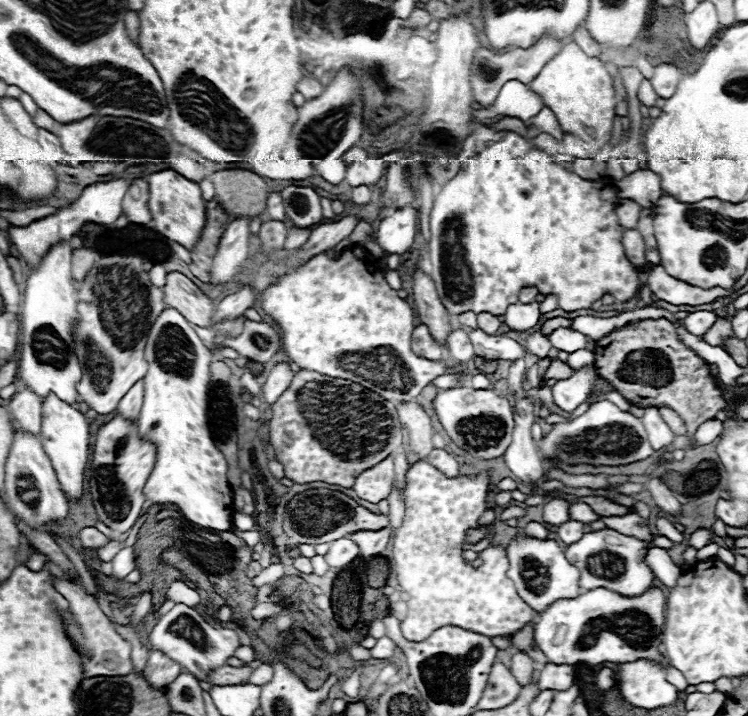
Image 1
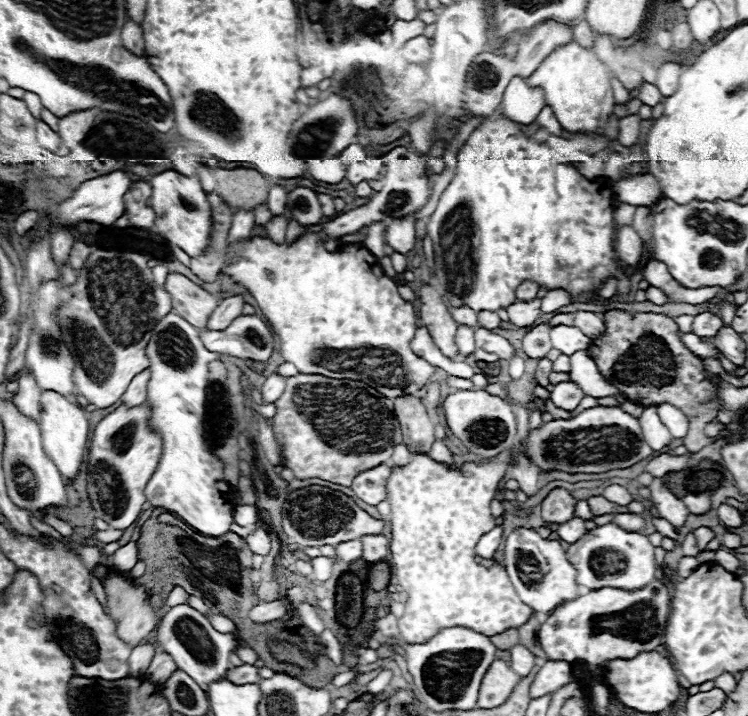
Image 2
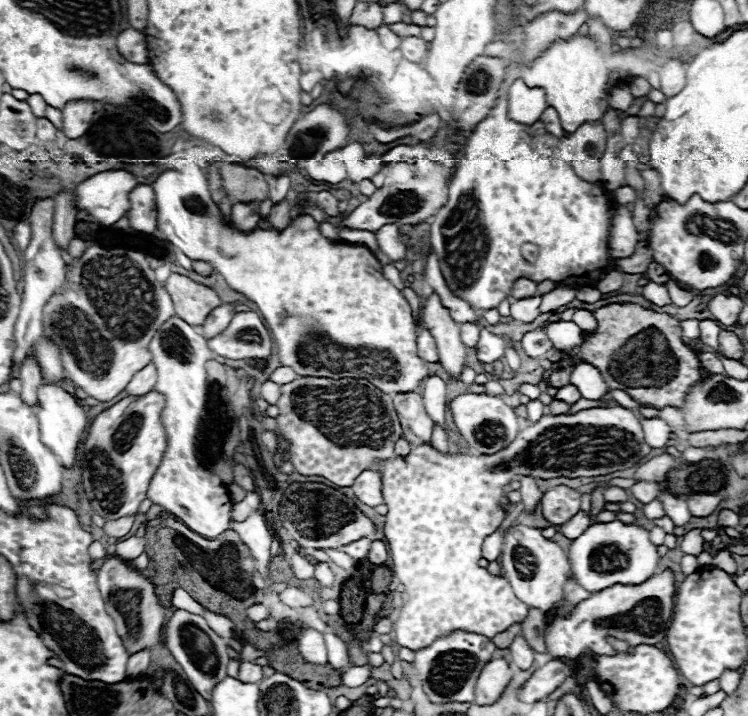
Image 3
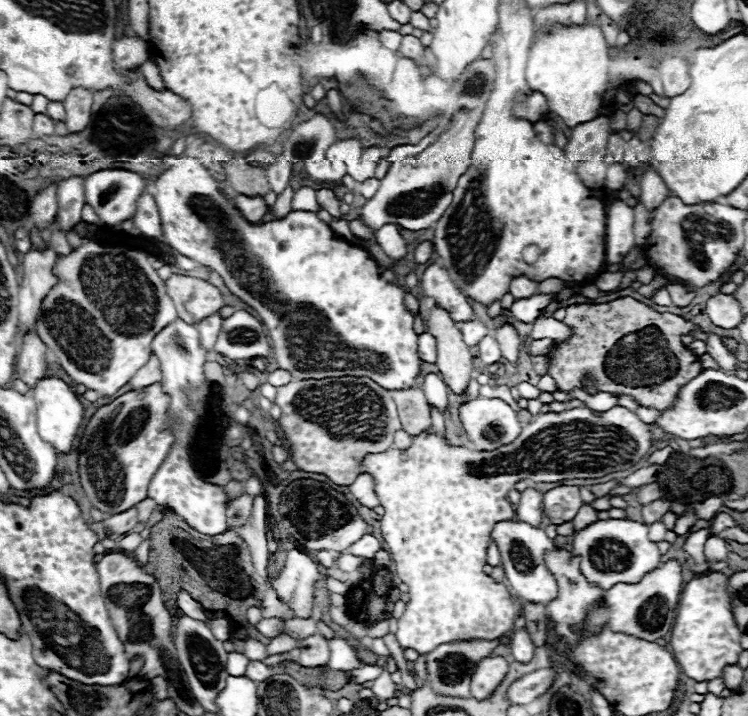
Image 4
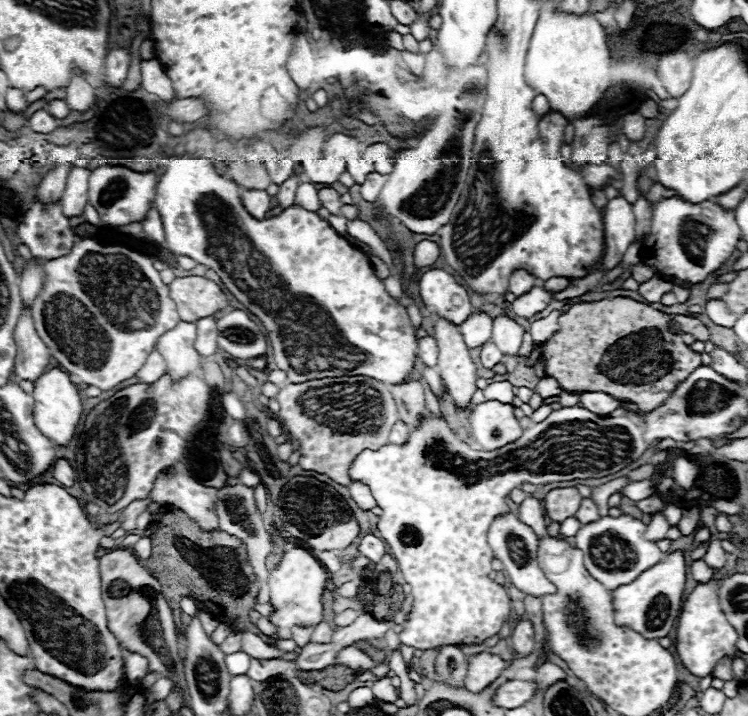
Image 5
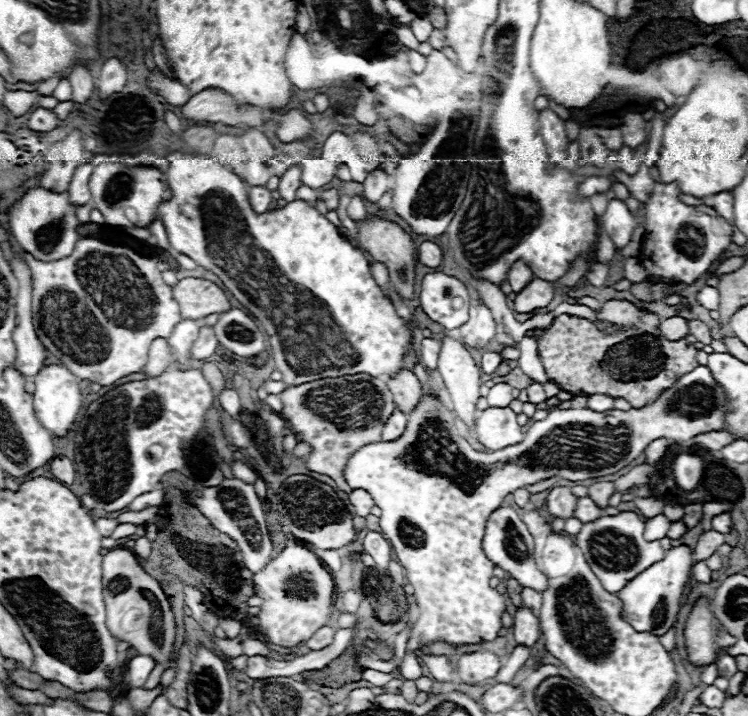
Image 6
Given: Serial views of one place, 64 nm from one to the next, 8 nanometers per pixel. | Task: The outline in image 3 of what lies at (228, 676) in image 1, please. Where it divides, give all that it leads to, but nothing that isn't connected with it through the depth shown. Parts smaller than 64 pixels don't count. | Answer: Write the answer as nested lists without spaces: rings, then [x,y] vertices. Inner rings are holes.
[[[244,662],[244,664],[242,664],[242,668],[240,668],[238,678],[240,678],[242,682],[260,682],[260,680],[264,678],[262,666],[252,664],[252,662]]]

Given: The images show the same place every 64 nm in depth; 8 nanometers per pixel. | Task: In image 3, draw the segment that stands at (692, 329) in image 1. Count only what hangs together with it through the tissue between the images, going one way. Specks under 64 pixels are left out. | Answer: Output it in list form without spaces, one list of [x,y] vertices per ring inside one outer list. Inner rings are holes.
[[[702,320],[700,322],[700,340],[704,342],[706,348],[710,348],[712,352],[720,352],[720,346],[718,346],[718,322],[716,320]]]

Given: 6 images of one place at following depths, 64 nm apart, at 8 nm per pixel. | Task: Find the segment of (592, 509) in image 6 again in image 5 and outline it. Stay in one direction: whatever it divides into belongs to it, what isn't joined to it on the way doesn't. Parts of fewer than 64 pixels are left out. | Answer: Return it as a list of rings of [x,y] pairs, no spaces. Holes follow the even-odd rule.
[[[584,498],[584,500],[580,502],[580,508],[578,508],[578,512],[576,512],[576,518],[578,518],[582,524],[588,524],[588,522],[592,522],[592,520],[598,520],[600,514],[598,514],[596,504],[594,504],[590,498]]]

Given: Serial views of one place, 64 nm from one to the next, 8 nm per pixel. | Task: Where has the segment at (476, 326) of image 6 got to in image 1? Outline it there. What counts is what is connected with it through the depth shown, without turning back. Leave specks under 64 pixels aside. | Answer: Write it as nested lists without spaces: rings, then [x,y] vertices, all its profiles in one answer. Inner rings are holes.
[[[458,328],[448,336],[448,356],[456,362],[468,362],[470,358],[474,358],[472,342],[470,342],[466,330]]]

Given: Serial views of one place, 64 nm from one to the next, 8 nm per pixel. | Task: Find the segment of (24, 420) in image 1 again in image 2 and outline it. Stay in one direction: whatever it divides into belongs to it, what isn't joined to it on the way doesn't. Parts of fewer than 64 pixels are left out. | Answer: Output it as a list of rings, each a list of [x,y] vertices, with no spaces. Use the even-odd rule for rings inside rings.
[[[22,372],[22,376],[18,376],[18,382],[20,382],[20,388],[14,396],[14,404],[24,414],[38,420],[38,414],[40,414],[40,388],[36,388],[36,378],[30,372]]]

